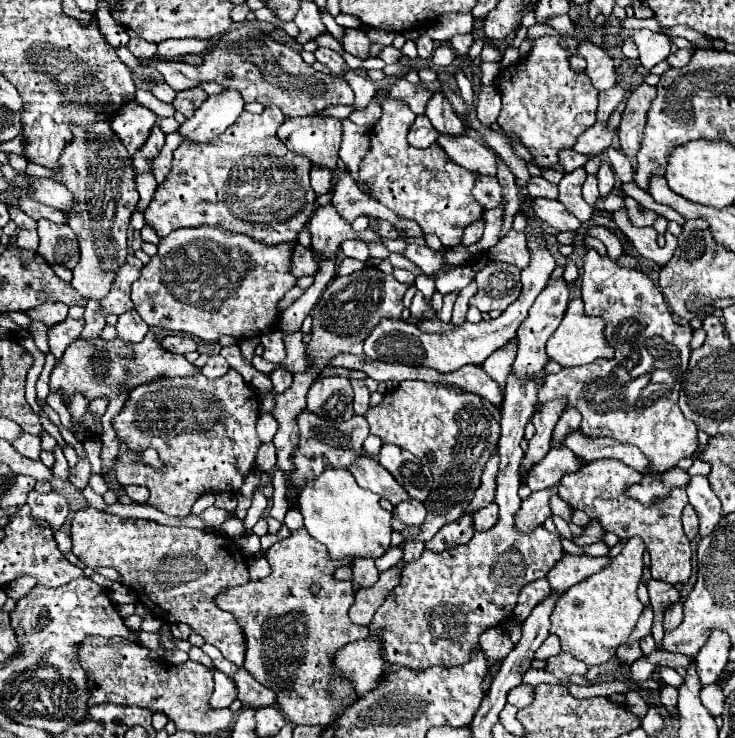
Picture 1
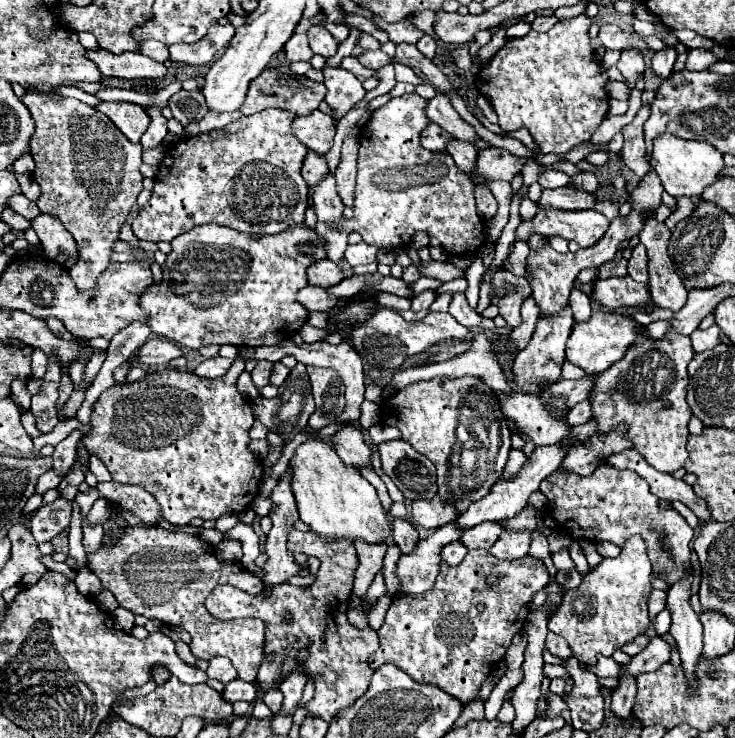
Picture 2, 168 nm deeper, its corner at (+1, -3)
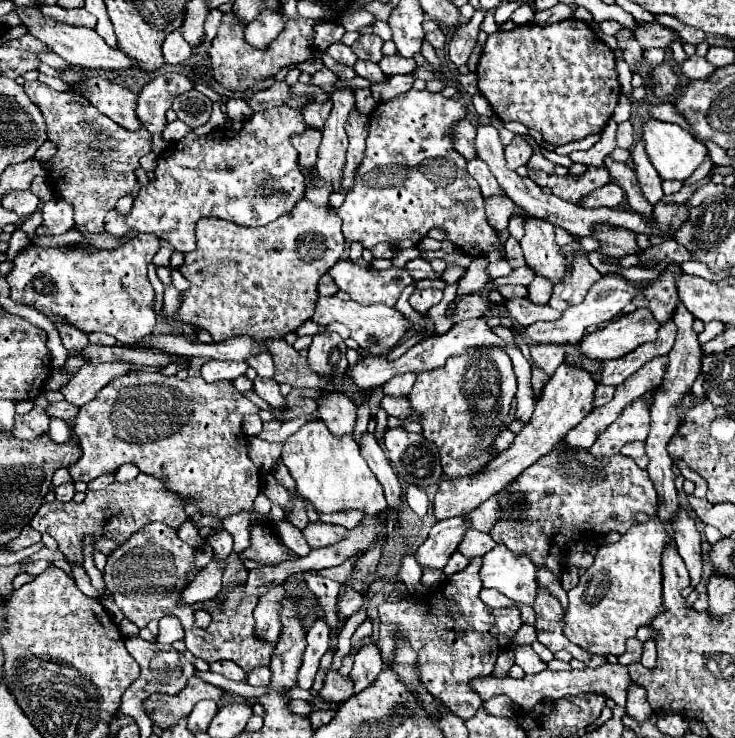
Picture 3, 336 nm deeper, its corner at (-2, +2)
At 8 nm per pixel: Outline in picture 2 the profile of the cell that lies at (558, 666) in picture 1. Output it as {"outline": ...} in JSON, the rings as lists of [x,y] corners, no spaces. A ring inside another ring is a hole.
{"outline":[[[548,693],[548,697],[546,697],[546,711],[540,711],[538,717],[540,719],[556,717],[556,715],[562,715],[562,711],[566,711],[566,709],[568,709],[568,705],[566,705],[566,701],[560,695]]]}

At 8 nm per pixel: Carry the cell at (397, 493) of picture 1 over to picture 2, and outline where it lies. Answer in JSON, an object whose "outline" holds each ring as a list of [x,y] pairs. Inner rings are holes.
{"outline":[[[346,427],[334,435],[334,441],[336,441],[336,453],[346,465],[356,469],[362,469],[362,467],[372,469],[372,461],[370,461],[372,449],[364,443],[364,435],[358,429]]]}

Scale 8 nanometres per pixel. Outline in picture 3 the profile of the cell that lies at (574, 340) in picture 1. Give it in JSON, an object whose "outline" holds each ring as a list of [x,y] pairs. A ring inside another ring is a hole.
{"outline":[[[637,308],[635,312],[609,322],[605,328],[585,334],[581,342],[583,354],[599,360],[613,360],[629,354],[637,346],[645,342],[653,342],[657,338],[659,322],[649,308]]]}

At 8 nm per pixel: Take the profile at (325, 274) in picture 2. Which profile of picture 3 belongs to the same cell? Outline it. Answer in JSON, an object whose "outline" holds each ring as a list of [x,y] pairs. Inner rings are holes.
{"outline":[[[339,260],[329,270],[329,274],[333,276],[335,284],[343,292],[347,292],[351,296],[351,300],[355,300],[359,304],[377,304],[377,302],[383,302],[387,306],[395,306],[395,302],[401,296],[401,292],[413,282],[411,274],[405,268],[391,266],[389,270],[373,270],[371,266],[359,266],[357,262],[351,262],[351,260]]]}

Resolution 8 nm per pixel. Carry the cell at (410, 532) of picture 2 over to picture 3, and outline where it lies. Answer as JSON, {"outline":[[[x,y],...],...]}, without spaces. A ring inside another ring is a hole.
{"outline":[[[365,432],[359,438],[357,444],[361,448],[361,454],[363,454],[365,462],[369,464],[369,468],[373,470],[373,474],[377,476],[377,480],[381,482],[381,486],[385,488],[385,498],[387,498],[389,508],[393,508],[395,512],[399,512],[401,510],[401,484],[399,484],[397,474],[393,472],[393,468],[389,464],[387,454],[381,450],[379,442],[369,432]]]}

